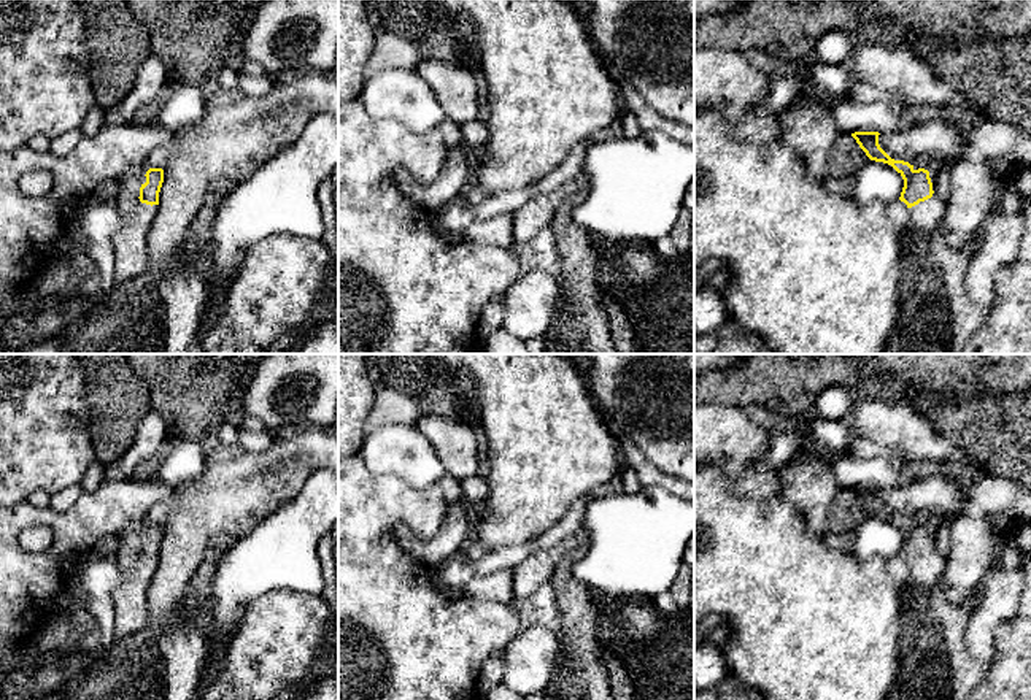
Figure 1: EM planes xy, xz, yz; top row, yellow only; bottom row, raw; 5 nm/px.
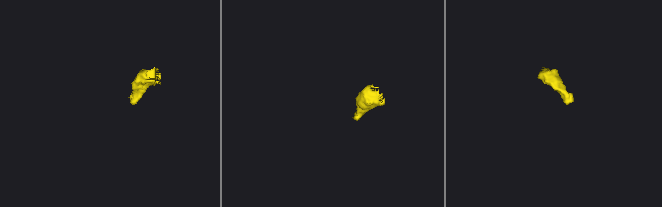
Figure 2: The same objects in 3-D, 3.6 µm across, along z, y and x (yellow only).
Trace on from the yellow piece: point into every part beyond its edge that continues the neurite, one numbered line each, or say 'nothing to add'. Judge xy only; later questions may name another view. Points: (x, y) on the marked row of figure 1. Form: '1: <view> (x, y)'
1: xy (131, 248)

